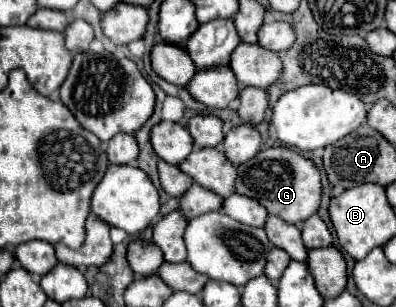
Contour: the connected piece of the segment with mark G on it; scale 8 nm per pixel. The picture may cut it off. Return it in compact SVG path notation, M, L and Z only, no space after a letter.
M276 146L260 150L252 160L238 166L236 192L260 202L264 208L268 208L268 214L274 214L288 224L298 224L316 214L320 208L322 184L320 172L310 158L292 148Z

